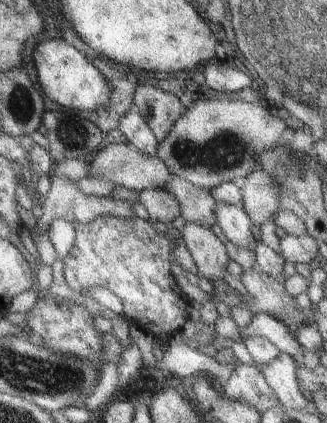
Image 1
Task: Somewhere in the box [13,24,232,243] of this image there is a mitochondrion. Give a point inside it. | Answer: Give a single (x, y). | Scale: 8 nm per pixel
(67, 131)

